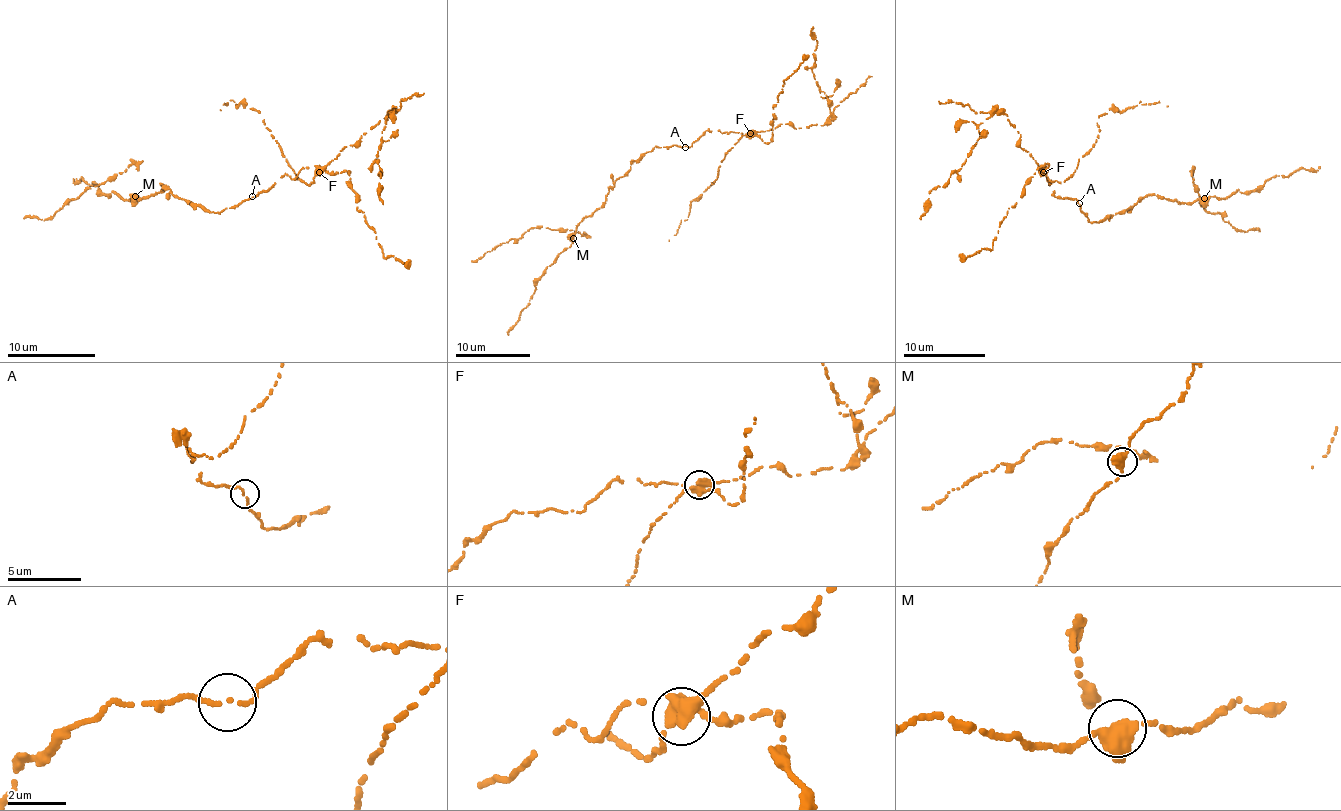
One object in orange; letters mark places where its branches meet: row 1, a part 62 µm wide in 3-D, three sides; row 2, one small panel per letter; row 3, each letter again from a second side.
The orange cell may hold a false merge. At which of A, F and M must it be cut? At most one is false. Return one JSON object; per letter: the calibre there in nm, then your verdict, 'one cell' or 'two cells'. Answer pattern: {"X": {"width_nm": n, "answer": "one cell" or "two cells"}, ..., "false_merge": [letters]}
{"A": {"width_nm": 130, "answer": "one cell"}, "F": {"width_nm": 420, "answer": "two cells"}, "M": {"width_nm": 380, "answer": "one cell"}, "false_merge": ["F"]}

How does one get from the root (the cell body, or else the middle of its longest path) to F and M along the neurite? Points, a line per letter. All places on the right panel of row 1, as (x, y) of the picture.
F: (1079, 203), (1055, 196), (1050, 180), (1050, 185), (1046, 179), (1044, 172), (1047, 171), (1043, 172)
M: (1079, 203), (1089, 222), (1101, 222), (1150, 195), (1190, 203), (1204, 198)

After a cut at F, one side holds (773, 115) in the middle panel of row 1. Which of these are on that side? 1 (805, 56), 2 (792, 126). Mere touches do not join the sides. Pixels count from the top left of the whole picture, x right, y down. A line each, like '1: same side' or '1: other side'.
1: same side
2: other side

